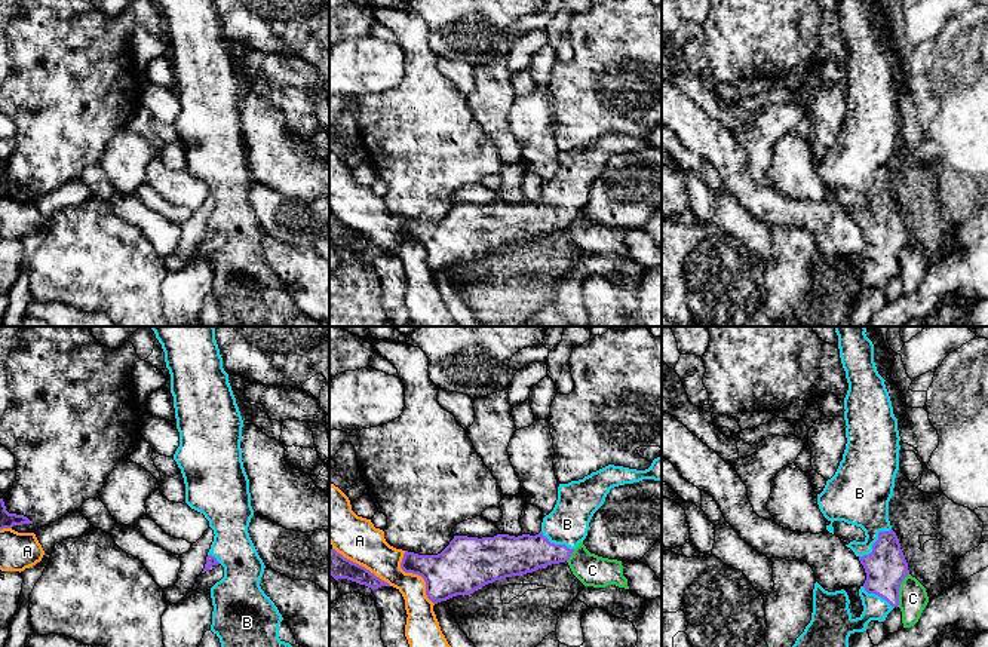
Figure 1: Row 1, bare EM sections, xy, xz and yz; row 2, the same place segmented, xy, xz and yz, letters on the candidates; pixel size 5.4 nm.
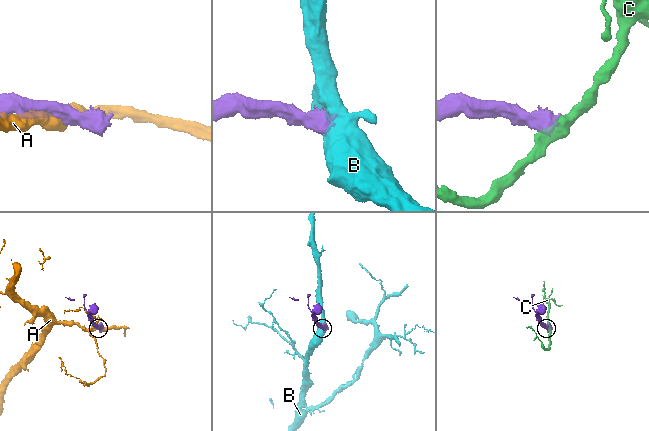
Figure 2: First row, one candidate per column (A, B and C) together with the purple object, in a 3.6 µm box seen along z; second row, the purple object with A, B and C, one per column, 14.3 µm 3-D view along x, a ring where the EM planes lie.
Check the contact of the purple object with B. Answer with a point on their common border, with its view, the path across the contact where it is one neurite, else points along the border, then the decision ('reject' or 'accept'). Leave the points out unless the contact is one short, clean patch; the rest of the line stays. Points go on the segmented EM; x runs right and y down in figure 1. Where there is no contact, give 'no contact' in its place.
meets purple in yz at (875, 542); accept

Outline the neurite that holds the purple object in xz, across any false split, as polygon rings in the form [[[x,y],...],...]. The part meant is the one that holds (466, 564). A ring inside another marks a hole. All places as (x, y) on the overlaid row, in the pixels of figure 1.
[[[662,457],[645,470],[608,464],[583,479],[559,484],[556,505],[543,518],[541,531],[536,536],[454,536],[438,555],[405,551],[401,568],[421,576],[427,598],[438,604],[470,595],[495,580],[565,562],[586,539],[589,522],[610,490],[642,479],[662,481]]]

